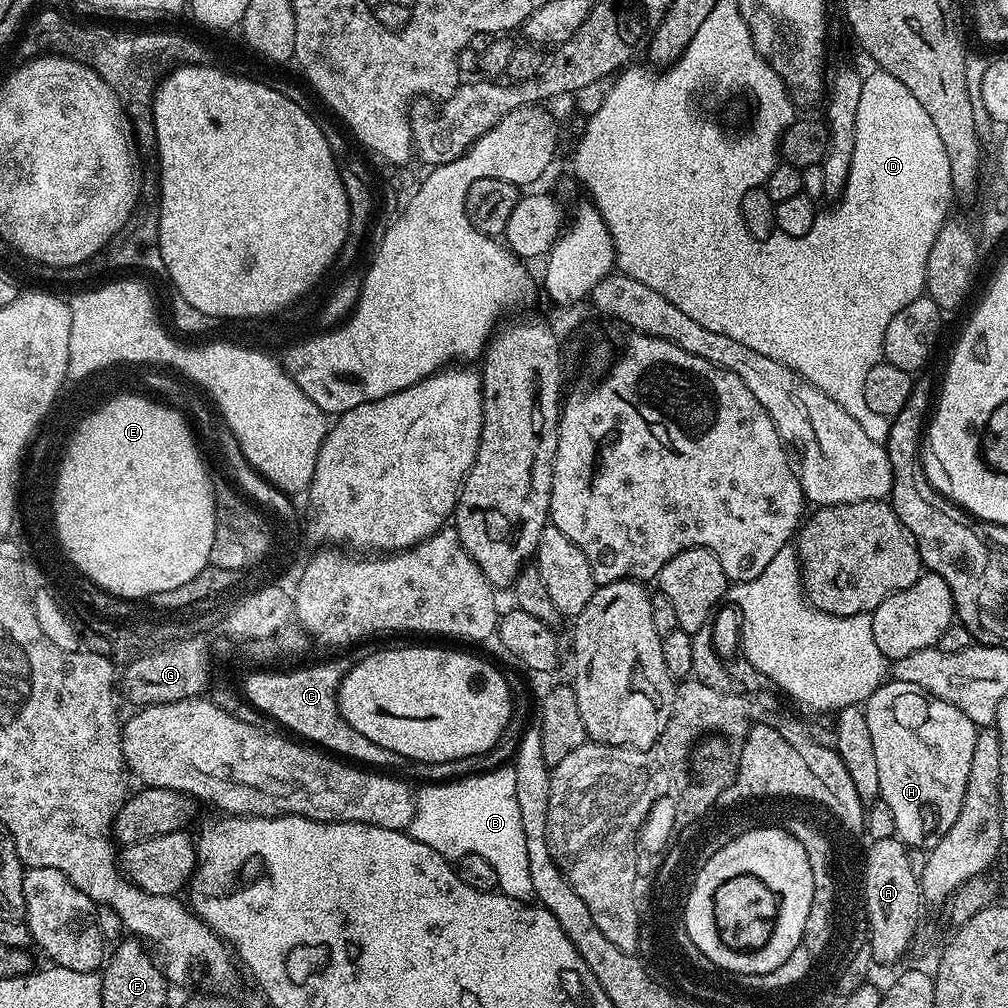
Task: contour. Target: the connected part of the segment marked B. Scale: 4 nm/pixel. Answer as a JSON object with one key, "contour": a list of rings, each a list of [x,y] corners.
{"contour":[[[511,766],[496,768],[493,772],[482,773],[481,776],[468,776],[465,780],[454,781],[453,784],[428,784],[421,792],[417,791],[415,797],[416,813],[406,829],[409,836],[422,842],[422,846],[430,846],[430,850],[438,850],[438,854],[442,854],[450,862],[458,861],[466,854],[482,854],[482,858],[486,858],[486,862],[490,862],[490,866],[494,866],[494,874],[498,874],[496,887],[503,895],[525,902],[533,899],[534,882],[530,882],[530,865],[526,855],[526,834],[522,834],[522,817],[518,815],[518,798],[514,798],[514,770]]]}

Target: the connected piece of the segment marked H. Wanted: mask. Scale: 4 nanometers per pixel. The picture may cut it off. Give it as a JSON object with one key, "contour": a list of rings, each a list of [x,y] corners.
{"contour":[[[892,678],[885,682],[863,705],[866,723],[870,726],[870,739],[874,742],[874,759],[878,762],[878,786],[880,799],[890,806],[894,814],[896,836],[908,848],[931,850],[946,838],[946,830],[958,822],[958,810],[962,810],[962,798],[966,798],[966,782],[970,778],[970,762],[974,758],[974,742],[978,726],[942,698],[914,686],[914,682],[902,682]]]}

